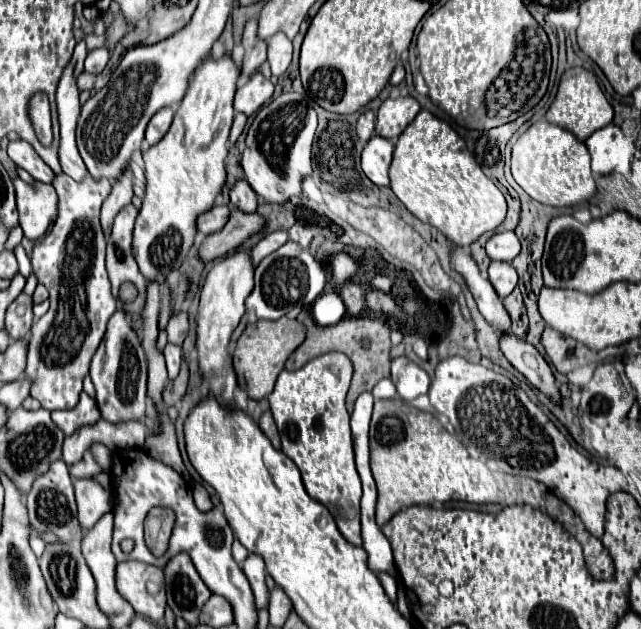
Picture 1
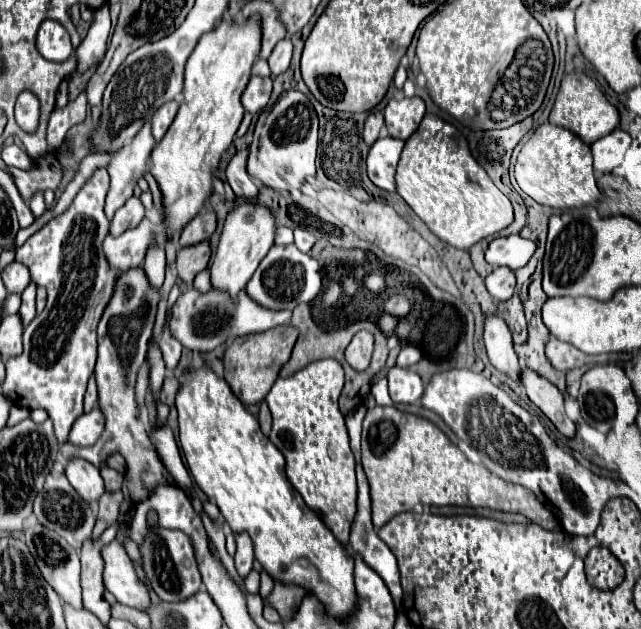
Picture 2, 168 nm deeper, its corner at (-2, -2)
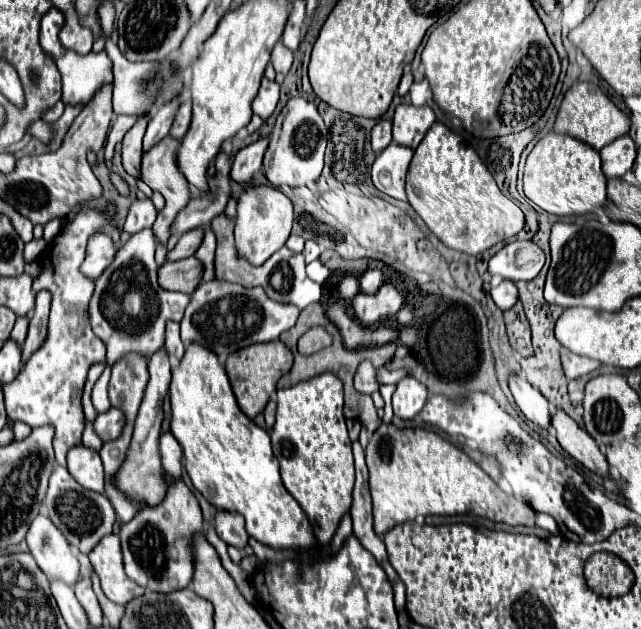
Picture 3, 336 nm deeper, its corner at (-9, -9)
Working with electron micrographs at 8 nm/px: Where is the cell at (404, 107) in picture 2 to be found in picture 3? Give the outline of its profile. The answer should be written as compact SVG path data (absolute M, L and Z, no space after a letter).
M399 104L393 118L393 140L401 146L415 150L427 130L433 126L435 114L429 106Z

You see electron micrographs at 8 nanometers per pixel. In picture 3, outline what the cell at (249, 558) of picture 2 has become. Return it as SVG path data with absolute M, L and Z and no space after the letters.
M217 510L217 514L215 514L215 530L217 530L219 538L225 540L227 544L237 546L239 550L243 550L243 546L247 546L249 536L247 536L245 522L243 522L241 514Z

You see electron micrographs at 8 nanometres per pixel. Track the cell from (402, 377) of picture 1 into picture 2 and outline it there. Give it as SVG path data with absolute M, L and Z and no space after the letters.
M396 365L388 371L388 389L394 403L416 403L424 393L424 383L416 371Z

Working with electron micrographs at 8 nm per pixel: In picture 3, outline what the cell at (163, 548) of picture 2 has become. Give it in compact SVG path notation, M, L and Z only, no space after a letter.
M177 478L171 482L163 504L155 508L137 508L133 520L121 524L119 538L125 574L139 586L153 592L169 594L173 590L187 588L193 574L191 536L195 532L203 532L201 508L195 494L181 478Z

